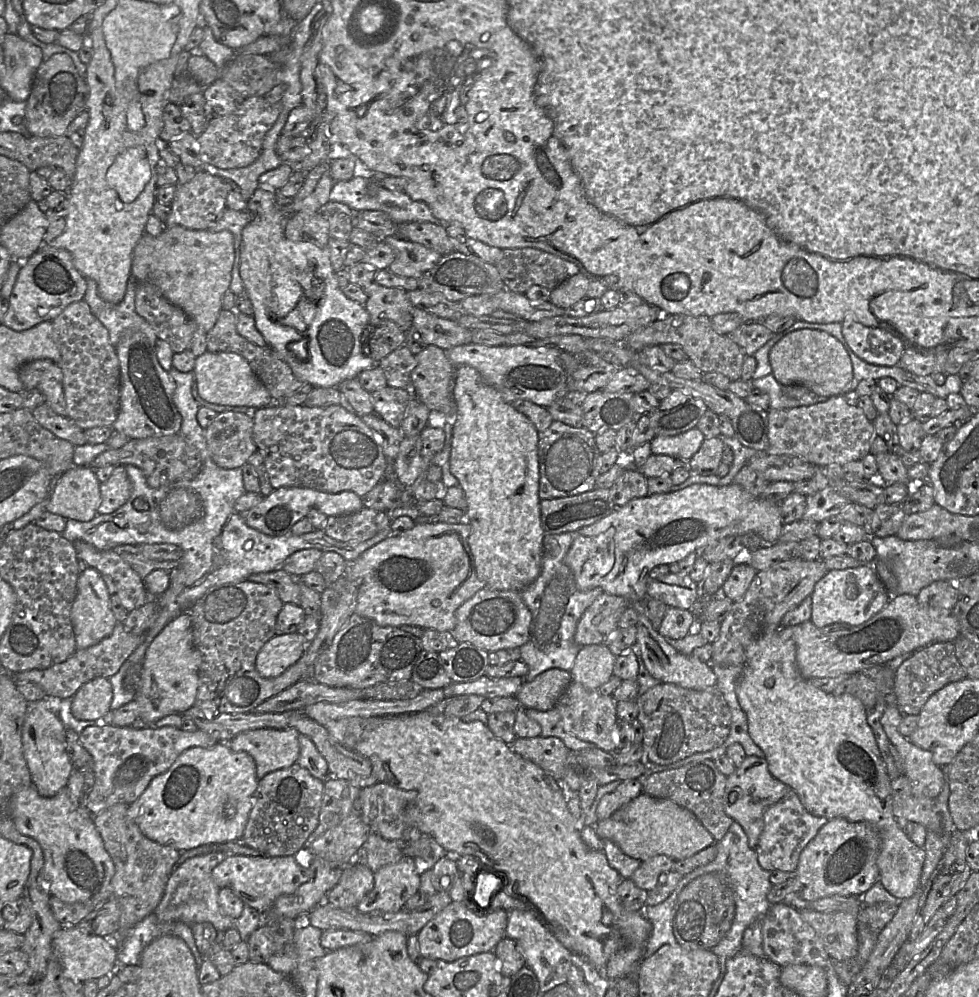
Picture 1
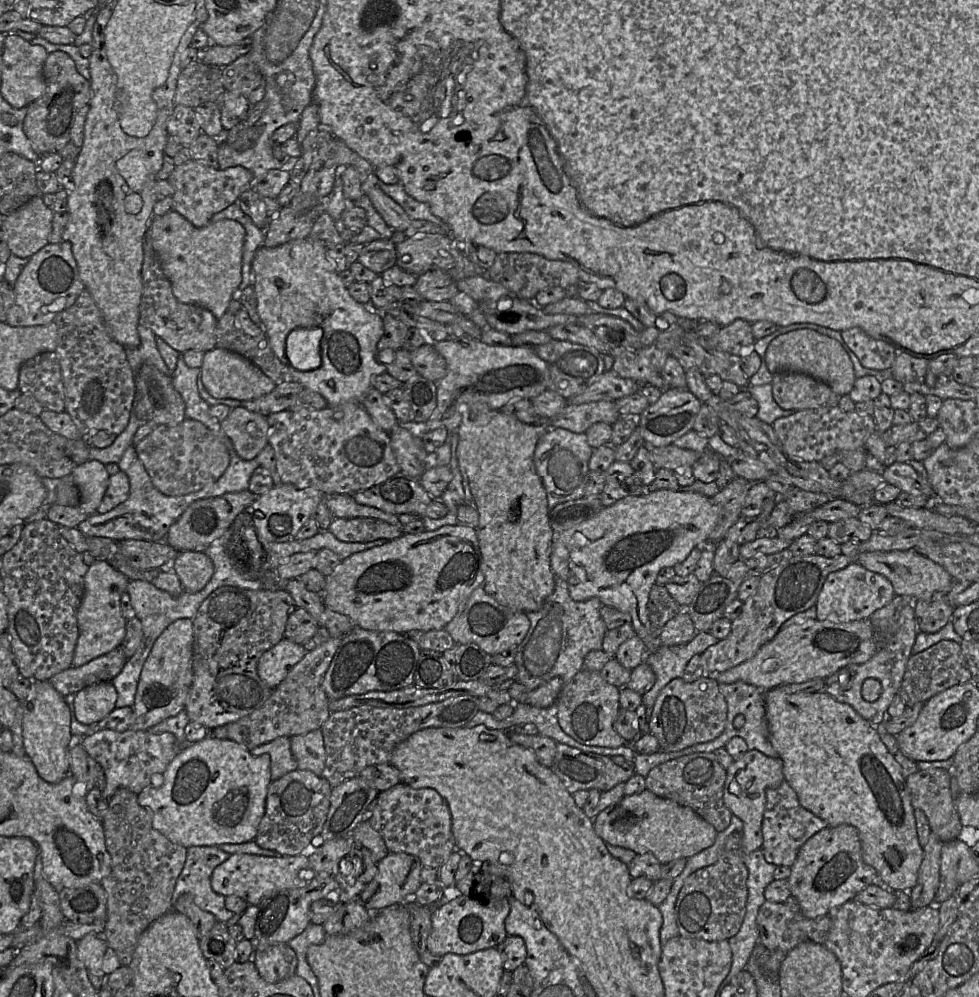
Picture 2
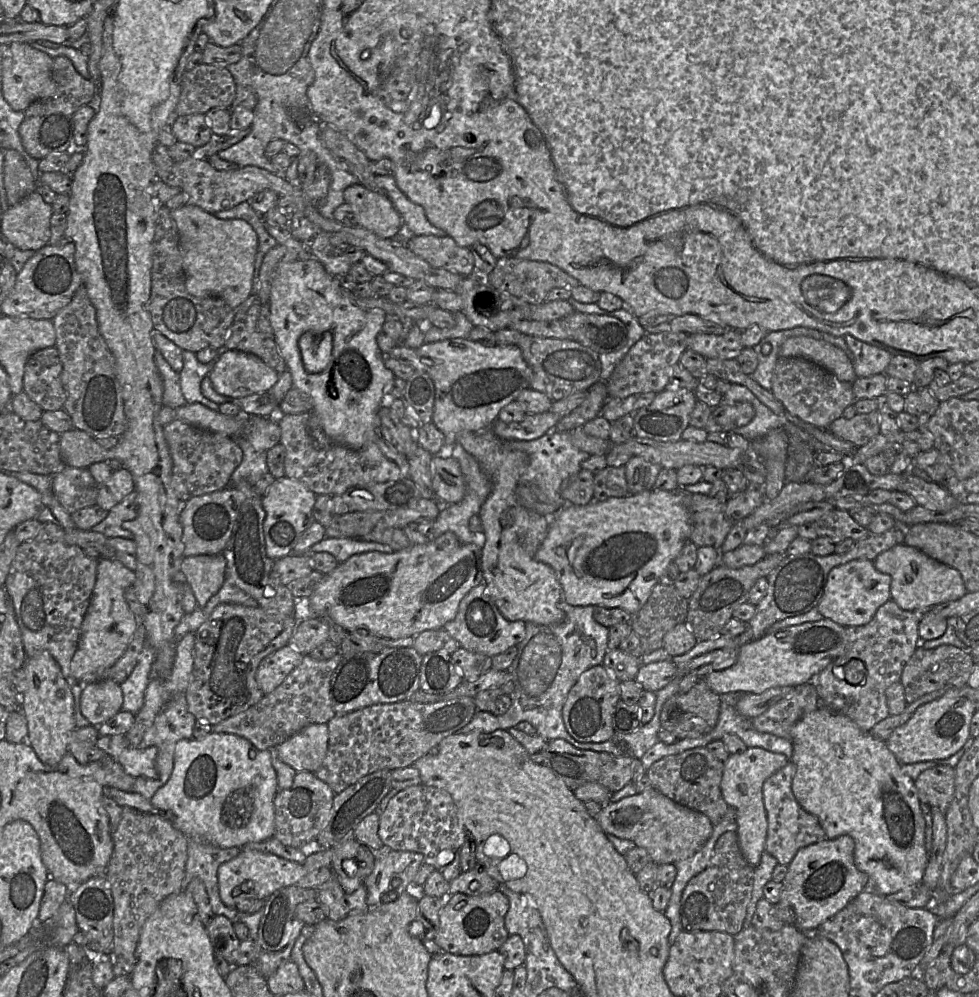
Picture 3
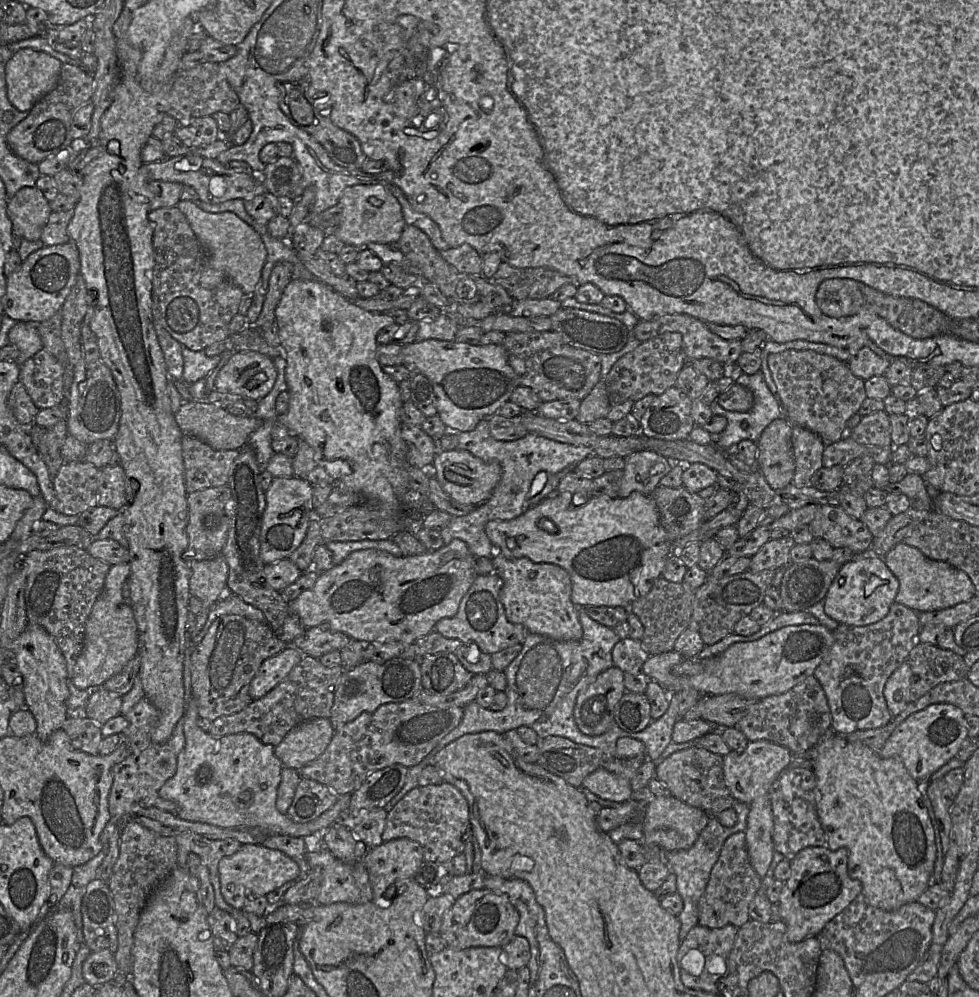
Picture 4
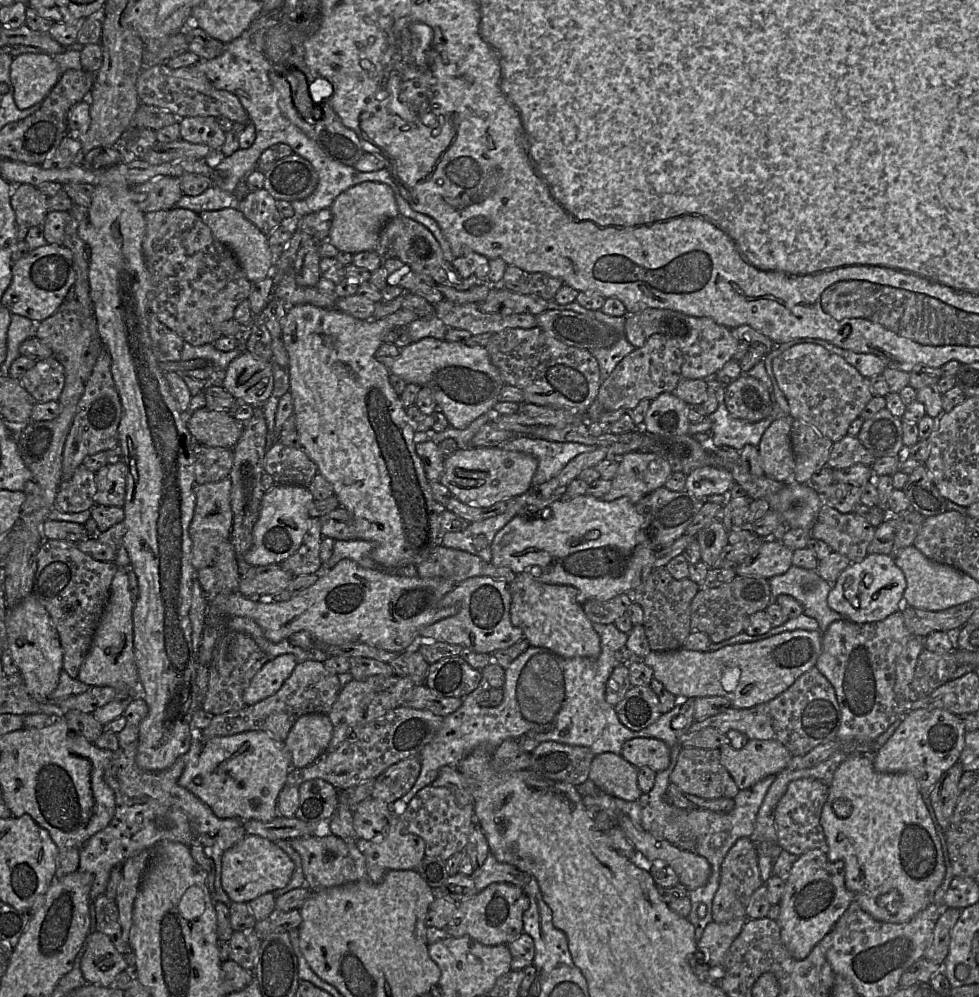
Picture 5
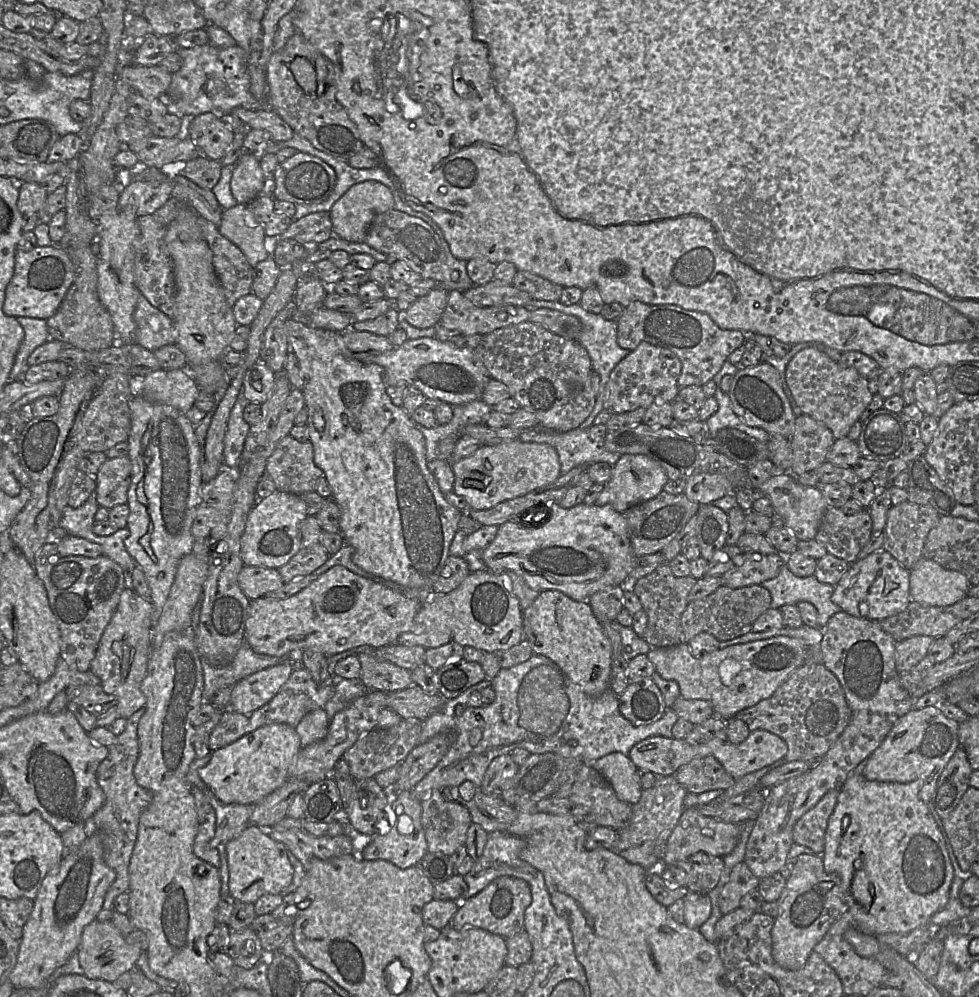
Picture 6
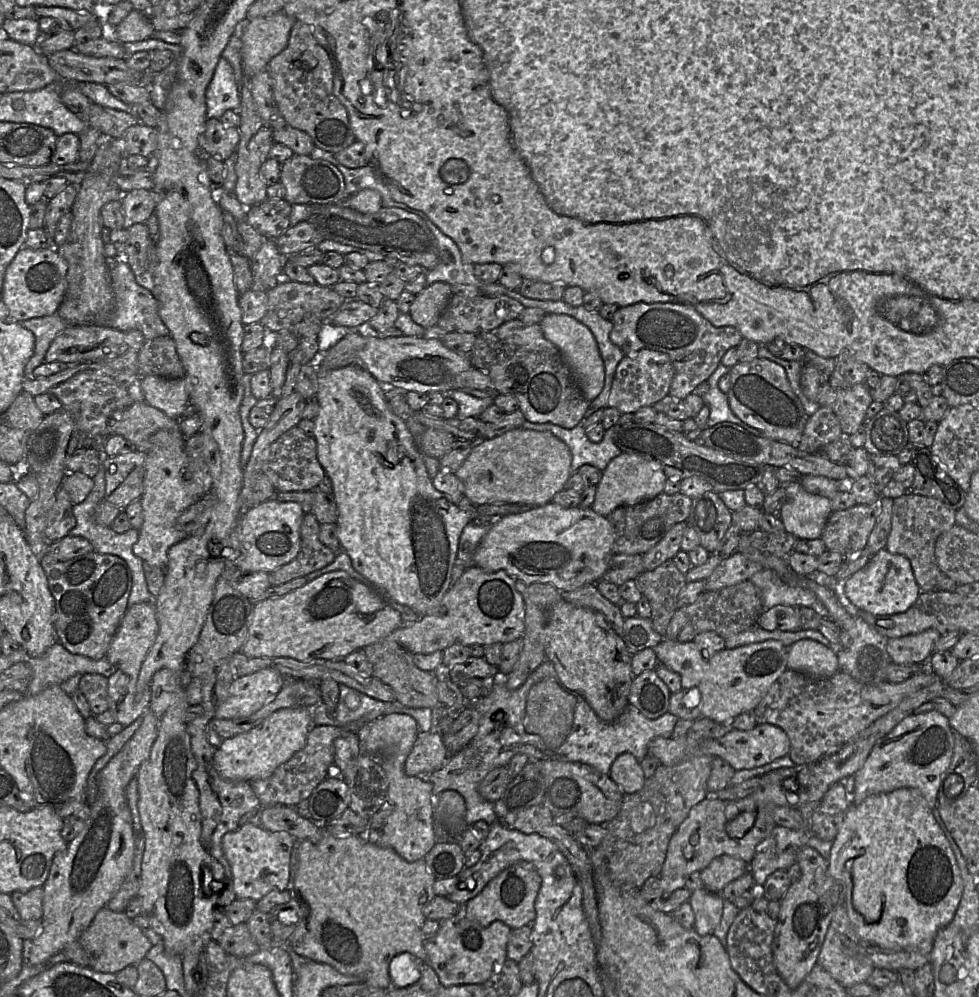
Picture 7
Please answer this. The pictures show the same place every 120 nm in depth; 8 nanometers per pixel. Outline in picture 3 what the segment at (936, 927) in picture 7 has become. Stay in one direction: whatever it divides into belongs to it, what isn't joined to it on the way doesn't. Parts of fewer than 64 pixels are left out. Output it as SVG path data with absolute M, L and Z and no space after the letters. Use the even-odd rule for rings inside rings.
M824 706L806 714L792 729L791 742L793 754L789 761L796 766L796 772L792 780L793 794L800 806L818 818L827 839L835 839L841 835L849 835L855 842L854 863L855 866L869 876L871 891L882 896L887 896L906 888L922 884L922 877L927 866L929 852L925 846L925 820L921 811L921 802L918 797L914 781L901 768L901 763L888 749L886 741L875 738L869 732L861 730L849 717L834 712Z

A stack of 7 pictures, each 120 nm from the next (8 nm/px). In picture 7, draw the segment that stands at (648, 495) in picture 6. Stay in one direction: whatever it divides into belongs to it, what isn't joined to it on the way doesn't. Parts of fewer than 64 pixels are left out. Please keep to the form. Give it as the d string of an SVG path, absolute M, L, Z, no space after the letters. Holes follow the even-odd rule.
M621 453L611 460L602 472L602 478L596 487L596 497L591 508L599 515L607 516L621 506L630 506L651 500L664 492L667 477L660 467L640 456Z

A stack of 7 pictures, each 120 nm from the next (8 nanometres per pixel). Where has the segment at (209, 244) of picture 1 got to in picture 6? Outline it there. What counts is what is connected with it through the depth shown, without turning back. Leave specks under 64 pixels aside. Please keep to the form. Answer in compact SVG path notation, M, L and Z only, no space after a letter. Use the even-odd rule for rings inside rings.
M237 203L223 210L217 228L220 234L242 251L252 267L271 256L271 242L263 227L249 216L246 205Z

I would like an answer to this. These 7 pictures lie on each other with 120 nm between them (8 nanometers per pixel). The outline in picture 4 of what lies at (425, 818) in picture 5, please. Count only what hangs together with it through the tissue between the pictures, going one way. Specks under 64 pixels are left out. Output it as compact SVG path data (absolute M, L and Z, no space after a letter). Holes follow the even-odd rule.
M443 782L410 790L388 812L382 839L384 842L411 839L423 847L424 861L442 864L463 853L468 829L471 829L471 824L466 798L455 786Z

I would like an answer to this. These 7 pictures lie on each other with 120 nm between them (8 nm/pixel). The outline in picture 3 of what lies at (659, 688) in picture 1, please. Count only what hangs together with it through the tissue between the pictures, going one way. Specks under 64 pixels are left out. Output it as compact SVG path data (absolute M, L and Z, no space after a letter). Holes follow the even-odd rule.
M700 679L688 692L666 700L660 714L661 727L679 740L698 738L716 726L720 707L720 695Z

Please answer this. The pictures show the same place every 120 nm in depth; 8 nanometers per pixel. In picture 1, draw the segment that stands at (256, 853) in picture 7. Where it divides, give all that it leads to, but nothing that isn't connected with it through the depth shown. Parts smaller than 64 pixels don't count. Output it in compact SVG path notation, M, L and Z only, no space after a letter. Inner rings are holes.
M226 855L212 870L212 878L219 889L229 888L259 913L267 912L281 895L293 894L310 879L309 861L299 864L294 856L243 856Z

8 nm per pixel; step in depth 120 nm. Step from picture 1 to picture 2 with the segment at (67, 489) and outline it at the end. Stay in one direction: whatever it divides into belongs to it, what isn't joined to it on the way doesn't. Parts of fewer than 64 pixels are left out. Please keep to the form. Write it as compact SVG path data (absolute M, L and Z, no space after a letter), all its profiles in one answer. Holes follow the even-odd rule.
M88 460L75 466L70 475L80 492L78 508L88 516L97 513L109 485L110 475L106 465L96 460Z

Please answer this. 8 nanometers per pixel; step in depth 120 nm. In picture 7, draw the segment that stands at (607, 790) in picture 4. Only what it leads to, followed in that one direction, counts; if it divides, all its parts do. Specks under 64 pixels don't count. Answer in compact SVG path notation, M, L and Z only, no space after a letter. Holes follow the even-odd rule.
M629 752L620 754L614 760L609 776L624 794L640 791L645 783L645 776L639 761Z

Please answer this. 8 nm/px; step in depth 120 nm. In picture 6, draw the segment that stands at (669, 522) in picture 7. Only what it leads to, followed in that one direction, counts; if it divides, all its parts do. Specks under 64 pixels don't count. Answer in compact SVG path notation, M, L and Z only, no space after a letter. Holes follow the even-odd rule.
M662 490L655 498L636 504L622 514L628 528L632 551L636 557L661 552L694 516L700 504L689 500L684 493L672 495Z

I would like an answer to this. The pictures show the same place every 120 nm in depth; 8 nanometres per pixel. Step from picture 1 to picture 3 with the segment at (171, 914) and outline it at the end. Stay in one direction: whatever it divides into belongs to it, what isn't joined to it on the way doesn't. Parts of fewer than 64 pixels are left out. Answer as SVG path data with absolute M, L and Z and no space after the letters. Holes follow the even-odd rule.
M189 839L187 862L183 889L186 889L194 878L199 878L205 885L210 904L215 915L223 915L232 922L238 921L239 911L226 906L219 895L217 871L221 864L236 857L241 848L220 848L201 840Z

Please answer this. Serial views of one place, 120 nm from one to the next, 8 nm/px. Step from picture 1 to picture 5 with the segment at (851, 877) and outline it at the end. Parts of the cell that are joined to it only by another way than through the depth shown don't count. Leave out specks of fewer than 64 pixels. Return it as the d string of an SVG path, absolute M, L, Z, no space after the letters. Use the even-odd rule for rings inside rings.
M812 849L798 856L785 883L785 890L776 920L780 936L789 953L797 960L805 959L812 949L833 928L854 900L845 886L845 864L829 861L826 849Z

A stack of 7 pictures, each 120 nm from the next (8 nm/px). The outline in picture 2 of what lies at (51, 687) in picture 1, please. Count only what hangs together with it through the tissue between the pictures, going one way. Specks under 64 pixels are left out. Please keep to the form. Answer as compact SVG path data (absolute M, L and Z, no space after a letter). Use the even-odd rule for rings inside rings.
M121 645L85 665L71 666L55 674L49 682L65 697L96 683L112 681L122 671L126 662L127 658Z

